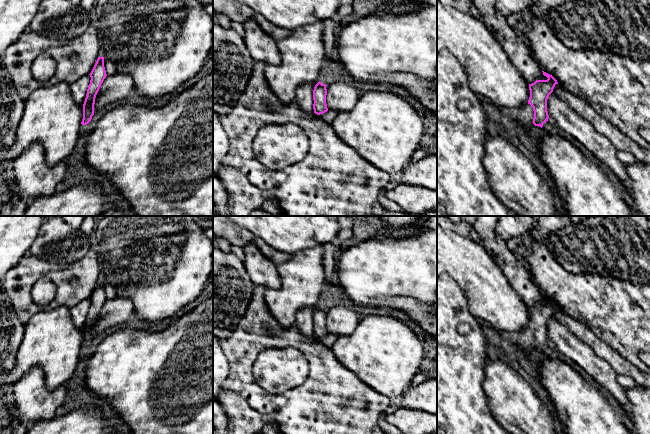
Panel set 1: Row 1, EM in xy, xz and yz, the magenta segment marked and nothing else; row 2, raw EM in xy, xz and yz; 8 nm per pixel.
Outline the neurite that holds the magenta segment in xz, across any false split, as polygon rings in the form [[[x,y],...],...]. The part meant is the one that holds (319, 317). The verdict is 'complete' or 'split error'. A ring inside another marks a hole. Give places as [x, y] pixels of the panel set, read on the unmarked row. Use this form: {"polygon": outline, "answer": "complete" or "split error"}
{"polygon": [[[320,305],[315,309],[313,314],[313,333],[314,337],[317,339],[323,338],[328,335],[326,328],[327,313],[326,309],[322,308]]], "answer": "complete"}

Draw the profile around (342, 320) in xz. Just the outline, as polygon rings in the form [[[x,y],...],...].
[[[351,304],[327,308],[326,313],[328,334],[334,334],[338,337],[348,336],[354,332],[359,324],[359,318]]]

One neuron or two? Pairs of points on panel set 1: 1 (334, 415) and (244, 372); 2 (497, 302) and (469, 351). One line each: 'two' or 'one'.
1: one
2: two

